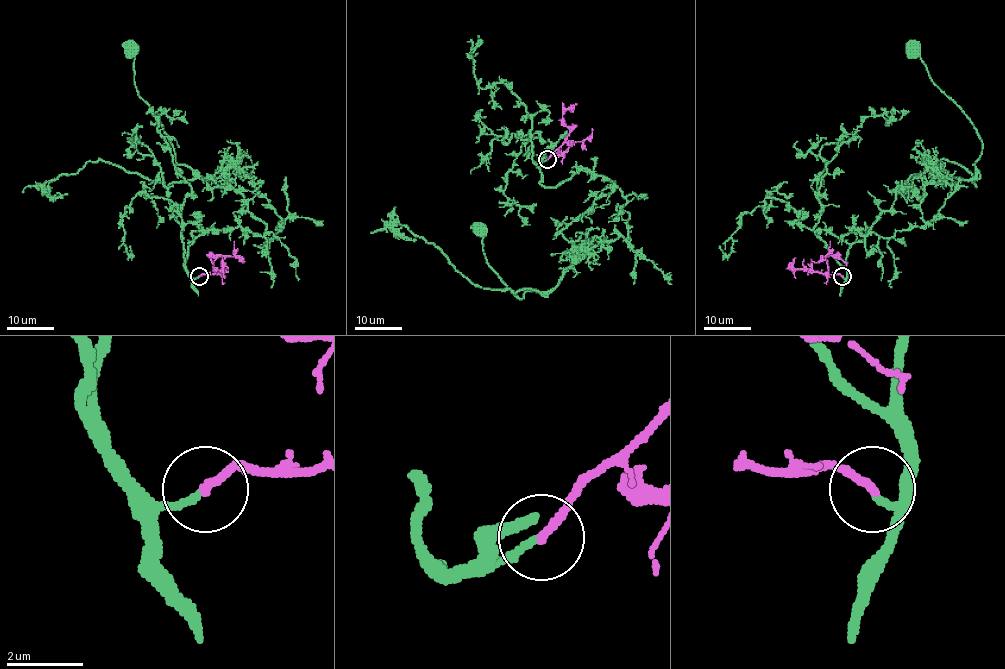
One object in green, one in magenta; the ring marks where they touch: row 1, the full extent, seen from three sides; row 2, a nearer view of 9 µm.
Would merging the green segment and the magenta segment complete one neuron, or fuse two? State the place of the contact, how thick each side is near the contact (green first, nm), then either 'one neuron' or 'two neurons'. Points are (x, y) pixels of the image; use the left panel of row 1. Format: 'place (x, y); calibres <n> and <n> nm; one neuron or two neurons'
place (199, 276); calibres 180 and 240 nm; one neuron

